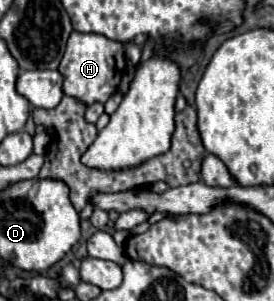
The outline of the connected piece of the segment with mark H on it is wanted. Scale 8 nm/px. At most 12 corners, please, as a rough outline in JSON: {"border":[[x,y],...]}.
{"border":[[73,31],[61,59],[65,95],[85,105],[118,92],[123,45]]}

